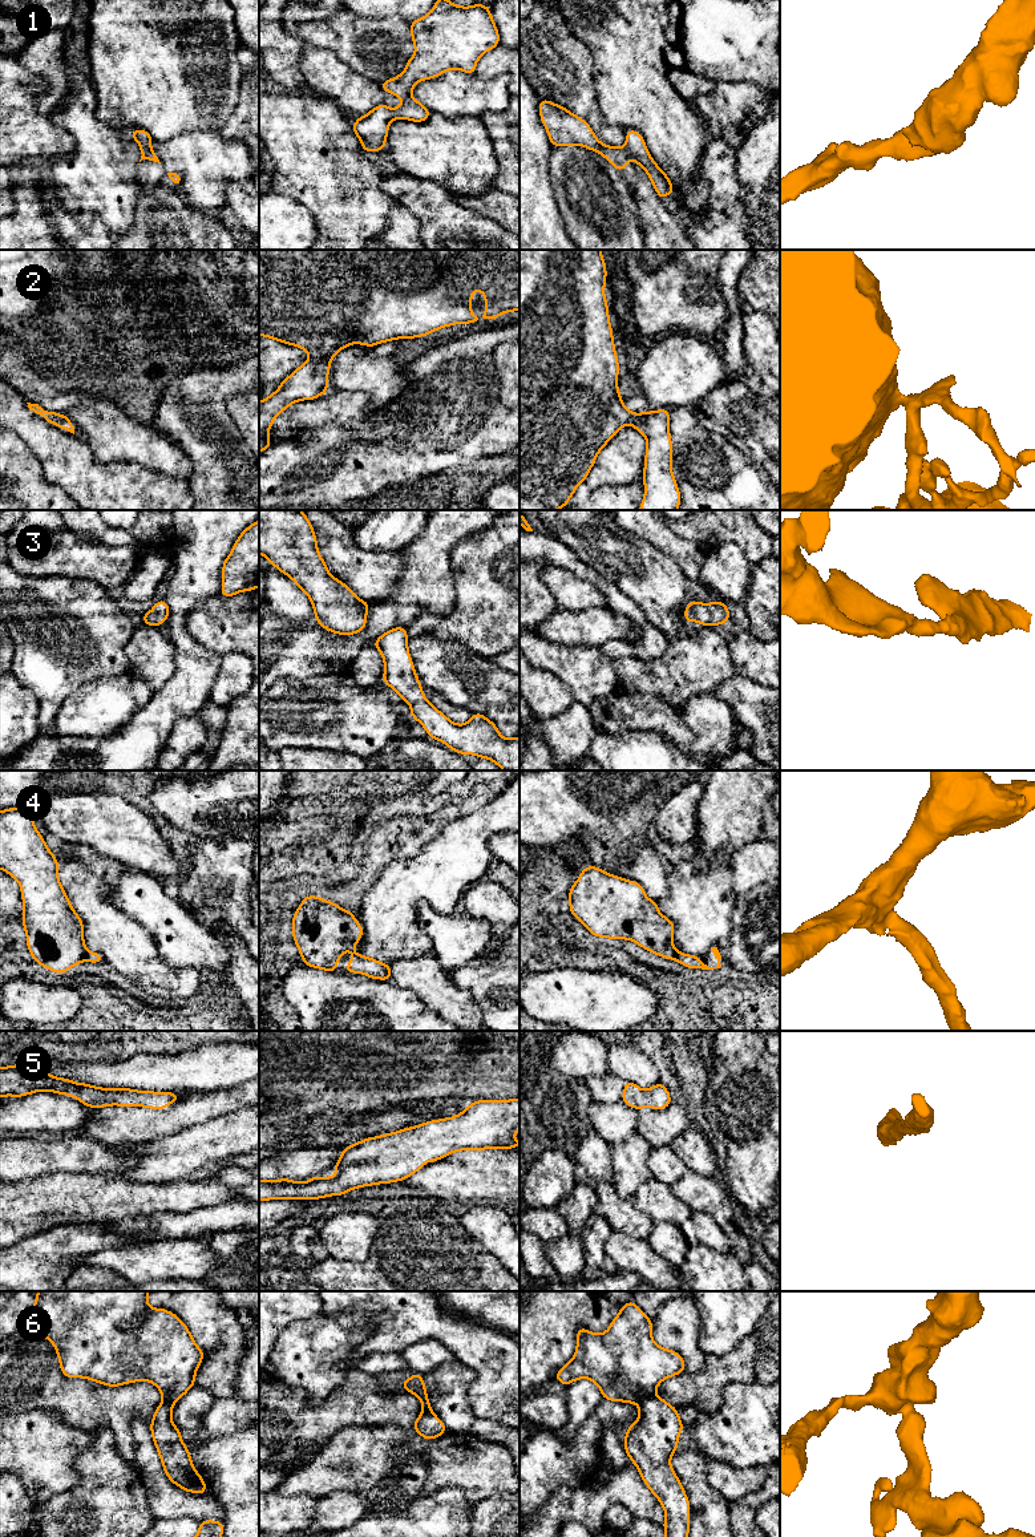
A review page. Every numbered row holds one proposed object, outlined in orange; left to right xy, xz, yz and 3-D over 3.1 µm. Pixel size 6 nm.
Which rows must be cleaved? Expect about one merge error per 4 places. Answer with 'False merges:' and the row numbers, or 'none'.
False merges: 6

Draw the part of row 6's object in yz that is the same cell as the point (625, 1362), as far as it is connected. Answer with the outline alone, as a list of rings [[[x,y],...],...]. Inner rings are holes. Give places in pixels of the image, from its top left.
[[[628,1301],[606,1332],[595,1334],[585,1327],[577,1331],[575,1355],[554,1378],[565,1387],[586,1378],[599,1387],[603,1399],[640,1404],[655,1394],[662,1380],[686,1372],[683,1356],[676,1351],[659,1347],[651,1331],[652,1320],[632,1301]]]

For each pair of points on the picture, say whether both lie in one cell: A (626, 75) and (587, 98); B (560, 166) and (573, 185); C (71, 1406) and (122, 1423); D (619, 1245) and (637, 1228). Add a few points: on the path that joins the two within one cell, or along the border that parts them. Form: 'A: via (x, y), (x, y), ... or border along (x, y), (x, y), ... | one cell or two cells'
A: border along (591, 63), (591, 77), (598, 109), (609, 122) | two cells
B: via (564, 170), (573, 181) | one cell
C: via (84, 1406), (105, 1406), (109, 1410) | one cell
D: border along (613, 1229), (646, 1240) | two cells

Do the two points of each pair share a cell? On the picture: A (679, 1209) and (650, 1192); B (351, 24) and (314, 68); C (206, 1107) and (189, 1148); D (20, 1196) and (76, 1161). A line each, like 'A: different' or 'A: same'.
A: same
B: different
C: different
D: different

